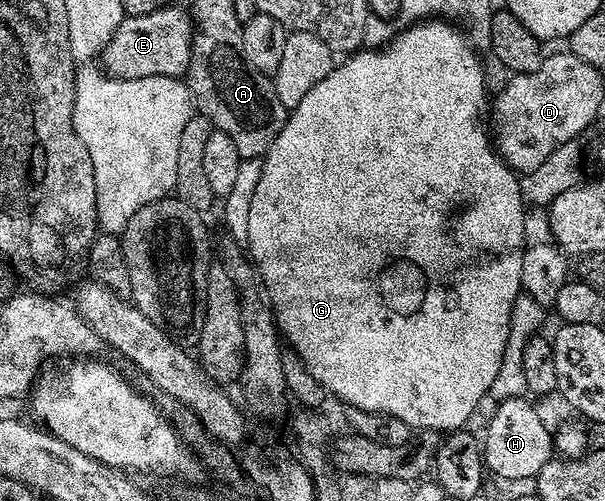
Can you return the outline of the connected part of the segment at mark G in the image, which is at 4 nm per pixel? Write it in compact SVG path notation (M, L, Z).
M422 20L417 24L407 25L401 32L381 48L362 48L353 56L339 61L316 88L312 88L296 104L296 108L286 116L284 128L276 136L276 140L262 158L262 175L260 184L256 184L256 193L252 195L252 205L248 211L248 247L249 257L252 259L259 279L268 295L268 301L274 312L274 320L283 339L288 341L289 349L294 350L302 358L306 370L322 385L327 395L339 398L339 403L364 408L368 412L384 412L388 416L396 416L410 426L411 431L437 430L439 432L453 432L463 429L466 421L474 414L474 409L482 402L482 397L493 391L496 372L500 372L500 364L504 360L504 348L508 344L508 328L512 320L512 304L516 304L516 296L523 293L522 273L524 272L524 220L528 213L528 206L522 201L519 175L504 161L492 141L491 131L482 121L488 118L488 98L486 102L486 74L482 71L482 62L474 55L475 47L465 33L462 34L453 26L450 20Z

